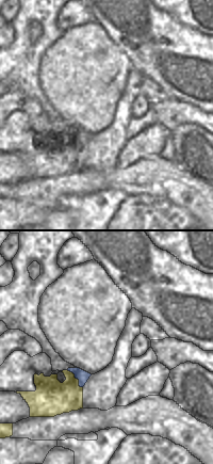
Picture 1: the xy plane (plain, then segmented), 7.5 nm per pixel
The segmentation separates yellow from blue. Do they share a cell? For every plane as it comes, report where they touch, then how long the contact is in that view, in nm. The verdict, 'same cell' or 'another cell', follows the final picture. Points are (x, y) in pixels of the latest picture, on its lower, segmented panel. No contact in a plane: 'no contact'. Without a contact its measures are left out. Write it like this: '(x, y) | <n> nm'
(77, 379) | 180 nm

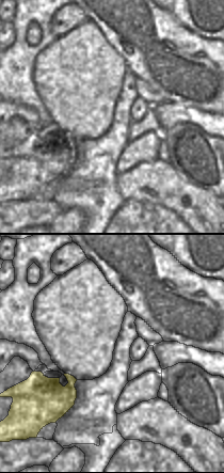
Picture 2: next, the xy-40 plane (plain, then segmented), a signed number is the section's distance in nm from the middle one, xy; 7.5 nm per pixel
no contact

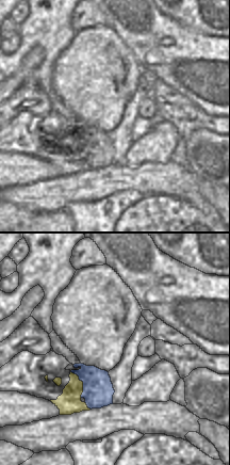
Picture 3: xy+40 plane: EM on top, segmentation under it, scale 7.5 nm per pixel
(82, 383) | 220 nm

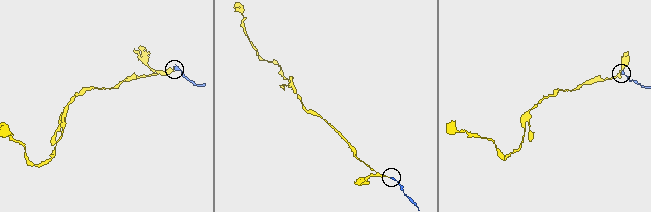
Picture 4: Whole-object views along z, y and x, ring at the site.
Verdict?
same cell

